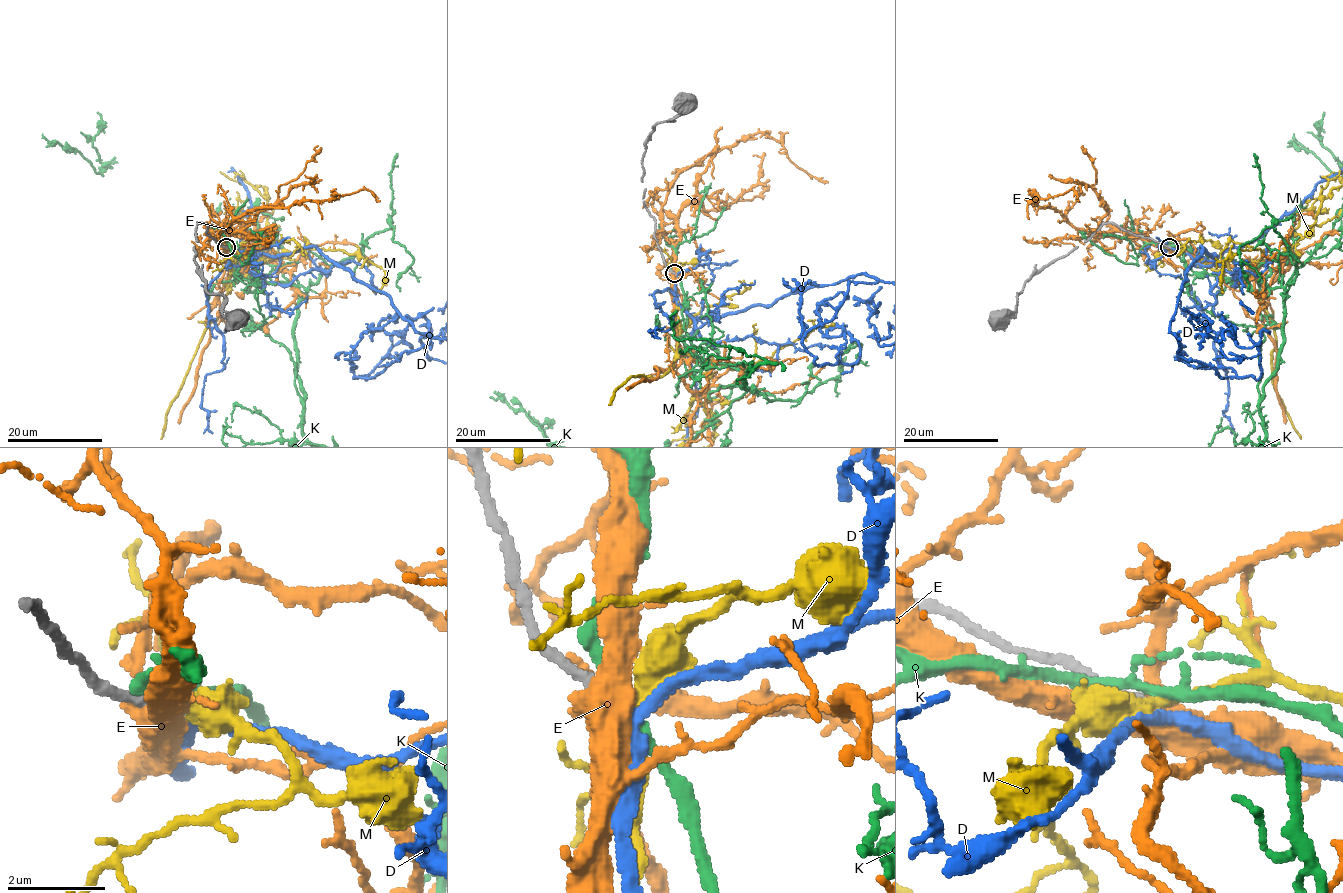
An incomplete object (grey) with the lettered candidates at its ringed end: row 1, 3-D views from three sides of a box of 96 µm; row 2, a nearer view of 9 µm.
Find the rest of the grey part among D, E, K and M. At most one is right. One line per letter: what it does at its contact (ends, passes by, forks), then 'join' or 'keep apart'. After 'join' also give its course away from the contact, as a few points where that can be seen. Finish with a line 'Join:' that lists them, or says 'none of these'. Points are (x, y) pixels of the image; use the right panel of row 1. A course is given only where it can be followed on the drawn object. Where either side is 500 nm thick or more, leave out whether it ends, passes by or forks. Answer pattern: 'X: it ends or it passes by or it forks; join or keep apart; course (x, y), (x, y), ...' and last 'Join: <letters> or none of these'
D: it passes by; join
E: keep apart
K: it forks; keep apart
M: it passes by; keep apart
Join: D

